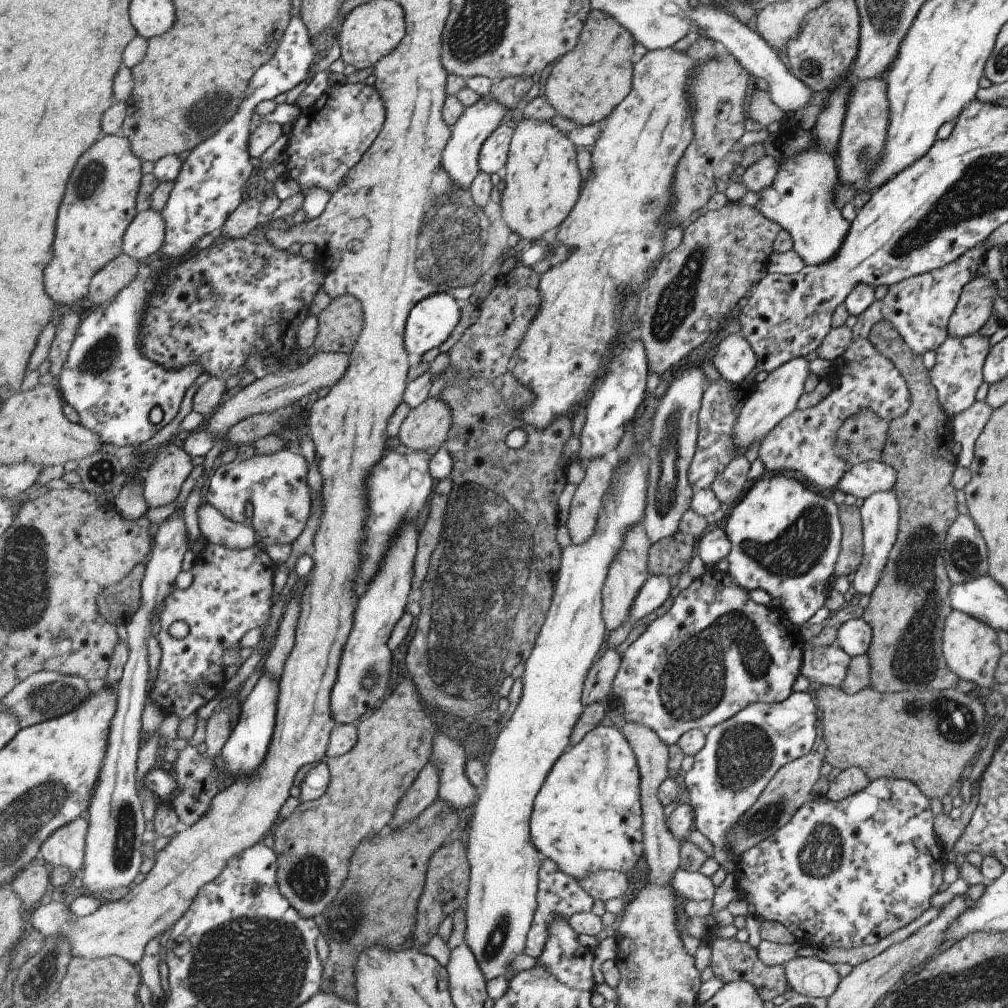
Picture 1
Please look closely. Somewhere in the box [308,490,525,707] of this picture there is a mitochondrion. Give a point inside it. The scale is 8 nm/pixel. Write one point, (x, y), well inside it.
(371, 679)

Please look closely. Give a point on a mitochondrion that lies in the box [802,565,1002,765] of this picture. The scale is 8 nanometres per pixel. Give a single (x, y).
(954, 721)

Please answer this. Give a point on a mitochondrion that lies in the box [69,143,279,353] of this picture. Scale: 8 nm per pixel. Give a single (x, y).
(91, 178)

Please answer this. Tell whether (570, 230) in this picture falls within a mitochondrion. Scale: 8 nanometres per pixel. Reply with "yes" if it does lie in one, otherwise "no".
no

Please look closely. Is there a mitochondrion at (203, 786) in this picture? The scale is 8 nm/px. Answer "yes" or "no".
no

